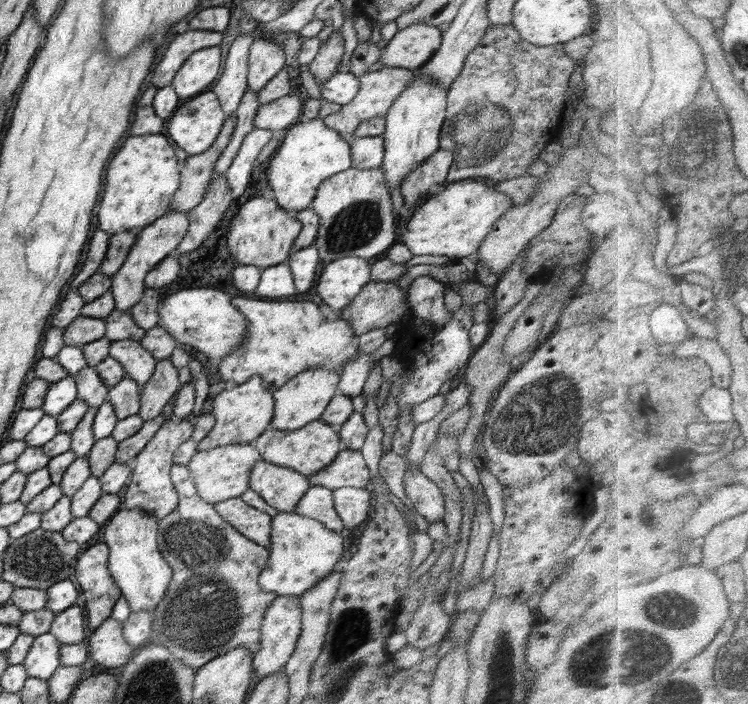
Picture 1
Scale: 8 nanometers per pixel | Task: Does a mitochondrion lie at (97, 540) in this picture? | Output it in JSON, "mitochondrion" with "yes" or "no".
{"mitochondrion":"no"}

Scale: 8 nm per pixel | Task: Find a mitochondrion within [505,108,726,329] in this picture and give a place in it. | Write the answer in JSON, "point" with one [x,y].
{"point":[695,157]}

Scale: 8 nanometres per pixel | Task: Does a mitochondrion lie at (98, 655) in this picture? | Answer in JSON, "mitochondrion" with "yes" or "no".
{"mitochondrion":"no"}

